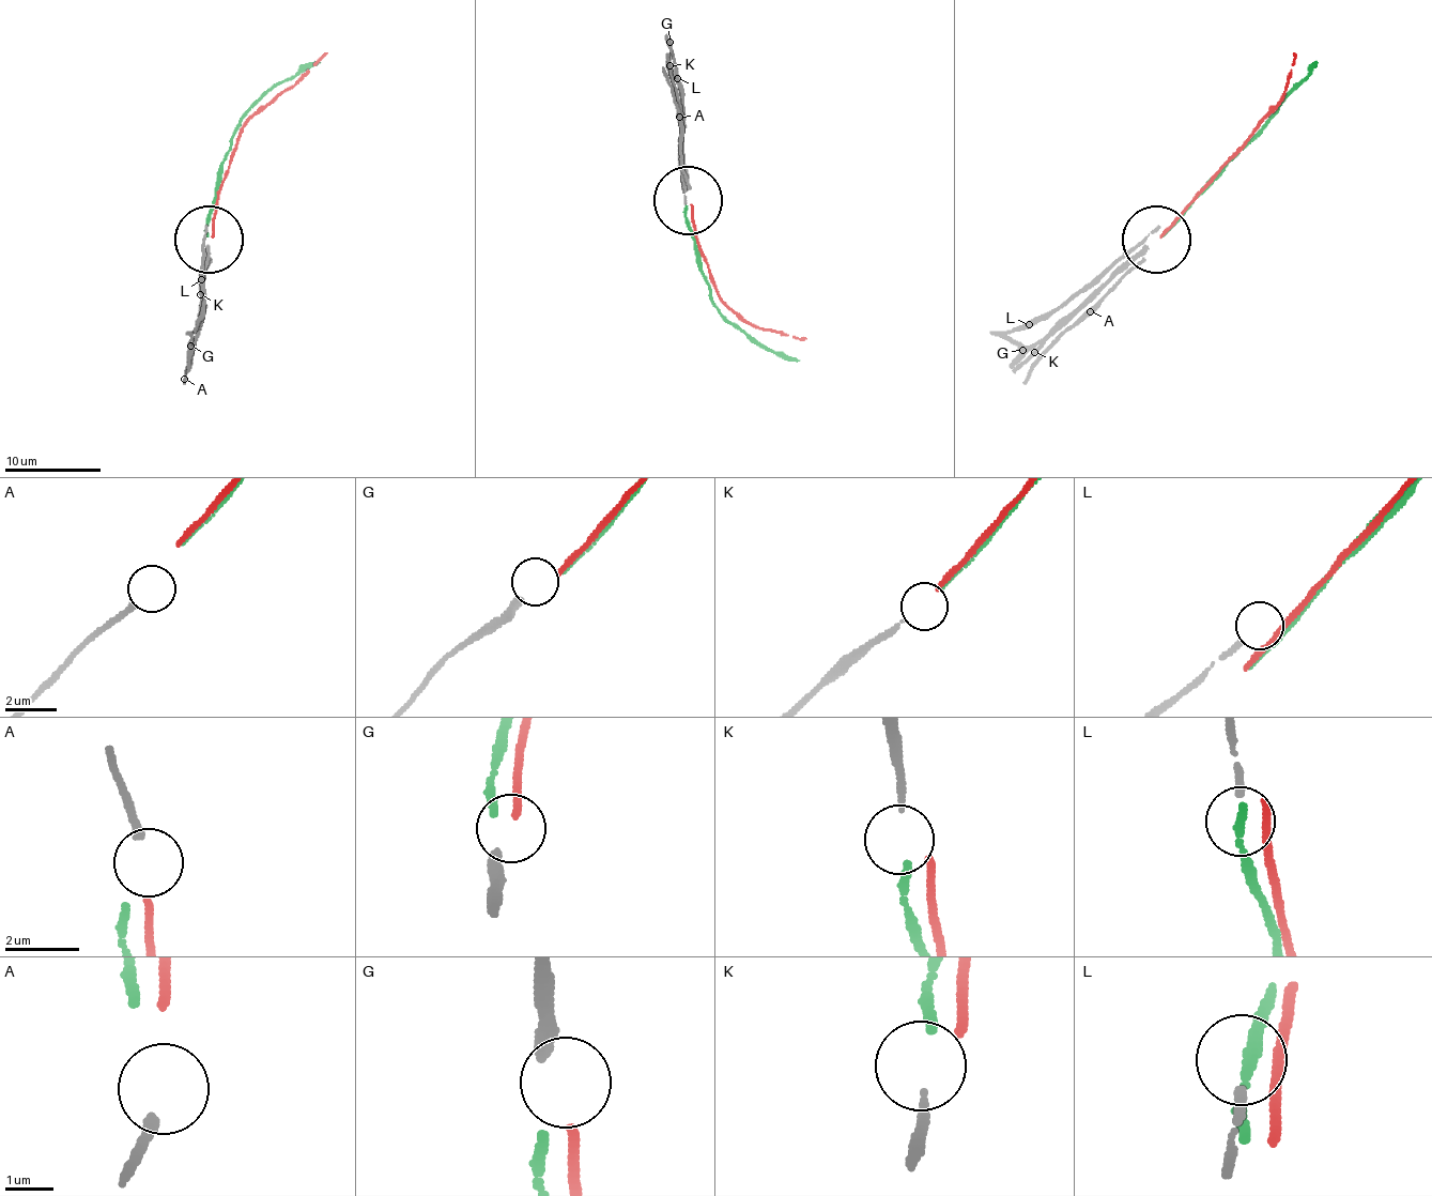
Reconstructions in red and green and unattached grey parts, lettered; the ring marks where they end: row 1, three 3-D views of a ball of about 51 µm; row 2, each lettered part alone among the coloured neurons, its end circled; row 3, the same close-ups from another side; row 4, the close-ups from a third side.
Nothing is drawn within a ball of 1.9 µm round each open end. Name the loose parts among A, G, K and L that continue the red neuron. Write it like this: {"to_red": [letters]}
{"to_red": ["G"]}

